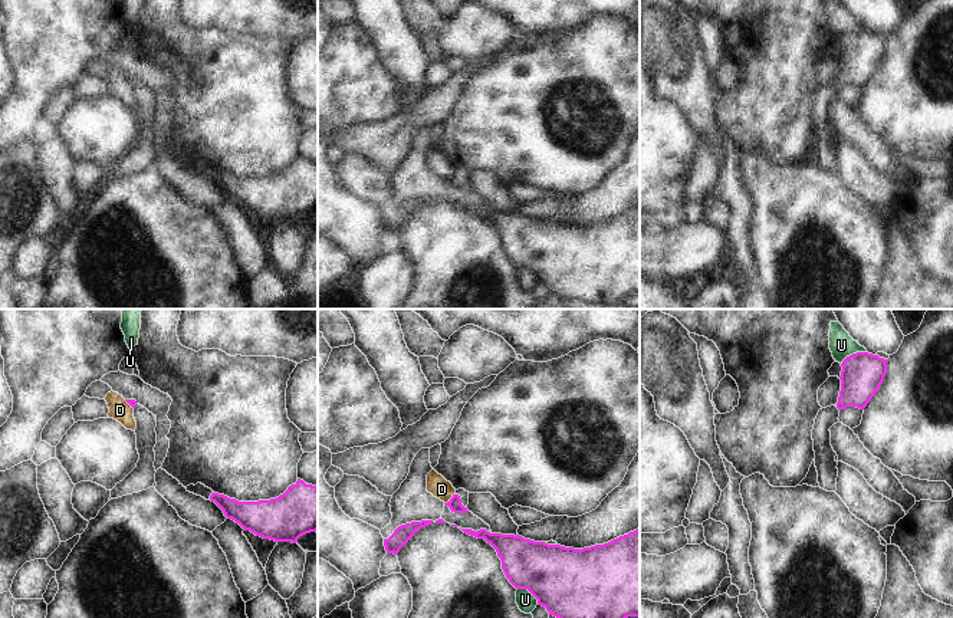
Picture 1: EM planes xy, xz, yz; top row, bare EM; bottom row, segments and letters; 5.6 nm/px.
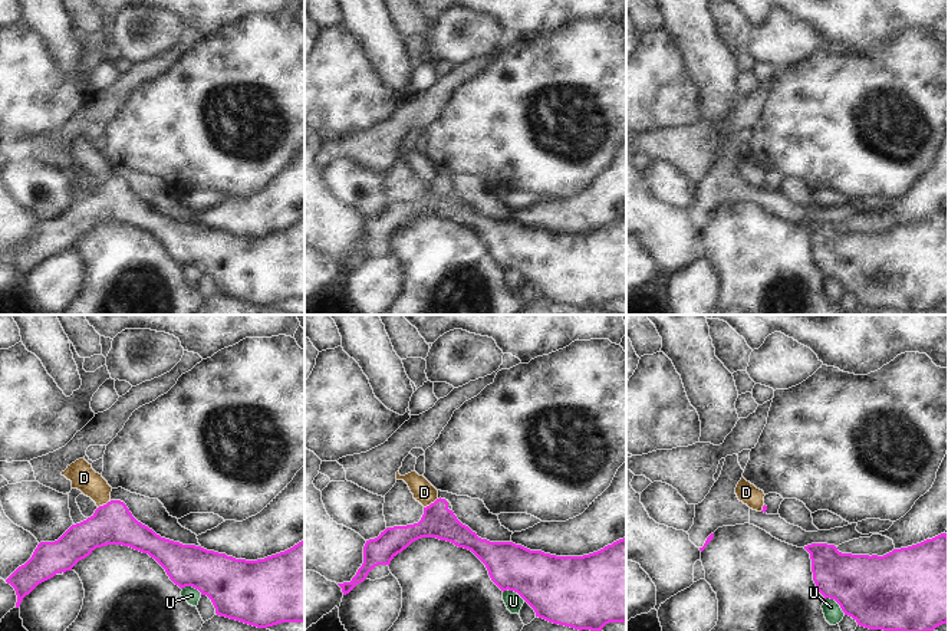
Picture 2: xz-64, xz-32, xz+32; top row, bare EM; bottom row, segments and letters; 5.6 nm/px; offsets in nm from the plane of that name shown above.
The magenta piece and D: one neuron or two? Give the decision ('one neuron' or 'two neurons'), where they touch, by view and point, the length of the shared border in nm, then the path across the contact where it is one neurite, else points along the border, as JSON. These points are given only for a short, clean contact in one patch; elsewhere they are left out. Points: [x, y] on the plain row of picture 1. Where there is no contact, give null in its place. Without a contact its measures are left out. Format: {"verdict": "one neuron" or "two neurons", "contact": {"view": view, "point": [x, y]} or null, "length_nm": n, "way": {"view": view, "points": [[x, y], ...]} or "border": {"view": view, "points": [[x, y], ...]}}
{"verdict": "two neurons", "contact": {"view": "xz", "point": [450, 177]}, "length_nm": 90, "border": {"view": "xz", "points": [[454, 171], [444, 181]]}}

